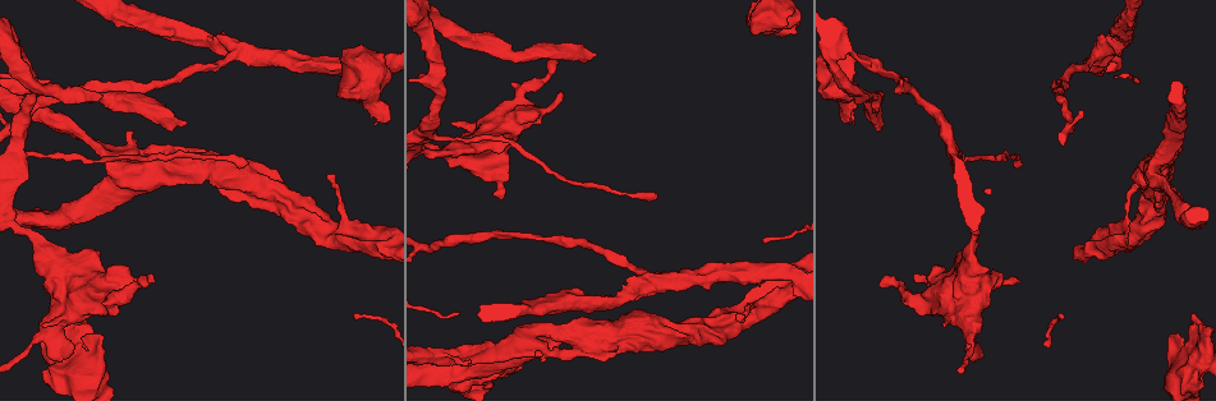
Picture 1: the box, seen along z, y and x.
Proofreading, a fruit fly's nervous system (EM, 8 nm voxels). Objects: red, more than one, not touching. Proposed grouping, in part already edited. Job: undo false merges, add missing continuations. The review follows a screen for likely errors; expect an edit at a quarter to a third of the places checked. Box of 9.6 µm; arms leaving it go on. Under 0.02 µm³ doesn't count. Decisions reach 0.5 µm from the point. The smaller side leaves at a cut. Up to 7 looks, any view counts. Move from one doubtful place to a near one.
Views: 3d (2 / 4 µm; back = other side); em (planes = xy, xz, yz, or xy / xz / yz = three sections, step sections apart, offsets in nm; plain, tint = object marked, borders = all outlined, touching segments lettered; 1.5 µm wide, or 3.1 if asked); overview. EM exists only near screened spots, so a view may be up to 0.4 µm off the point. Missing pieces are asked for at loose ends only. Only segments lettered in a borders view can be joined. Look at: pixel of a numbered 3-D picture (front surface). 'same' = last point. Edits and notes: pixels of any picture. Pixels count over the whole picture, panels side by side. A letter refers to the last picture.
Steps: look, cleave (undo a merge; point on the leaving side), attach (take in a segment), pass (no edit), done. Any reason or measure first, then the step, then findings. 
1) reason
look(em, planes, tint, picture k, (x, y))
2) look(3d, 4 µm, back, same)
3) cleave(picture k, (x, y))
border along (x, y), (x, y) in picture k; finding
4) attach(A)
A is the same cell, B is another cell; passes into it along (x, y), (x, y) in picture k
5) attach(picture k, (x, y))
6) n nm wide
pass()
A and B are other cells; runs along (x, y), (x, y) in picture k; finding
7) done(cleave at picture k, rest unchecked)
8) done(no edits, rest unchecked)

branch stops here
look(em, planes, borders, picture 1, (595, 55))

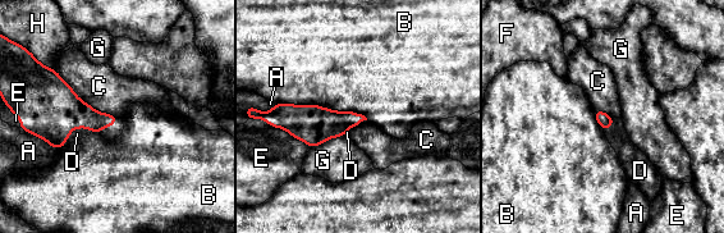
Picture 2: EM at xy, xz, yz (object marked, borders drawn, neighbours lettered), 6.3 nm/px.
attach(D)
D is the same cell, A, B, C, E, F, G and H are other cells; it goes on there

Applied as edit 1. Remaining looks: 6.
arms part here
look(em, xz, step 8, borders, picture 1, (236, 53))

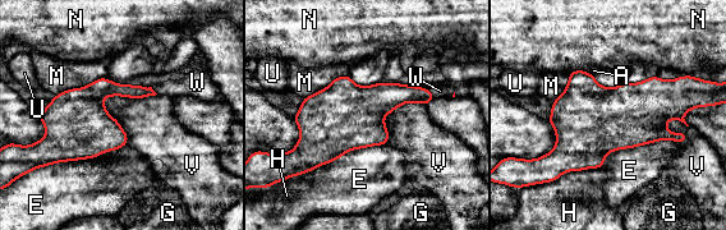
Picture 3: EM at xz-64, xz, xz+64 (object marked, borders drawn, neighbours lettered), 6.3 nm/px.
E touches over 750 nm
pass()
A, E, G, H, M, N, U, V and W are other cells; border along (598, 168), (524, 187) in picture 3; all the same cell

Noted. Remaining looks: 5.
an open end
look(em, planes, borders, picture 1, (537, 351))

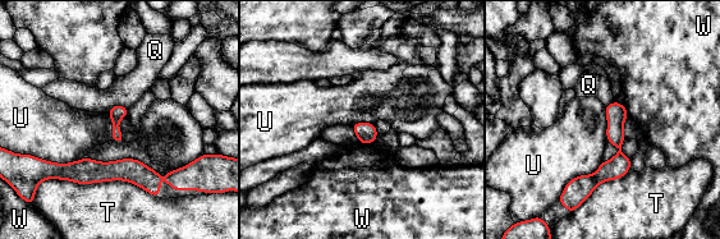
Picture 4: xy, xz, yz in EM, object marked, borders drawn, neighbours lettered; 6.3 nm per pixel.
100 nm wide
pass()
Q, T, U and W are other cells; border along (602, 160), (558, 197) in picture 4; no lettered segment goes on from it

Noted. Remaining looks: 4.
done(attach at picture 2, rest unchecked)

